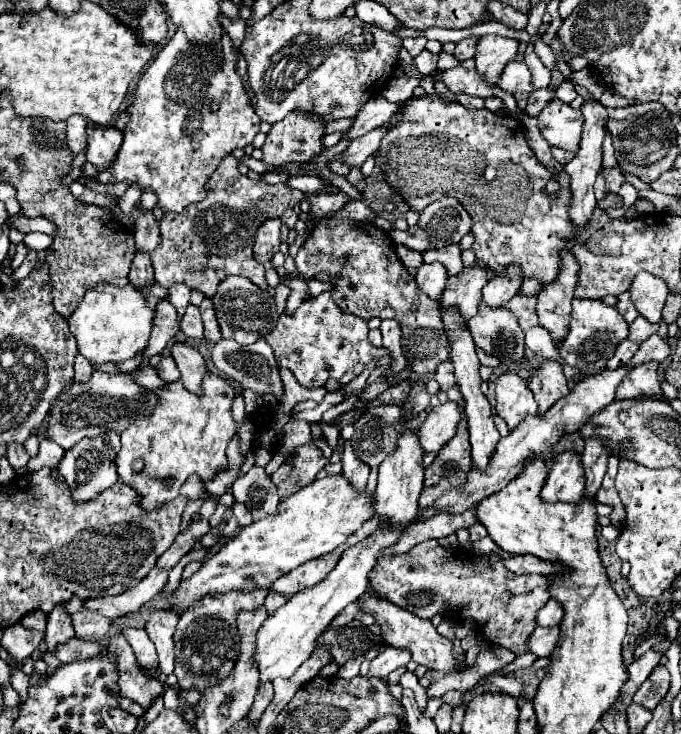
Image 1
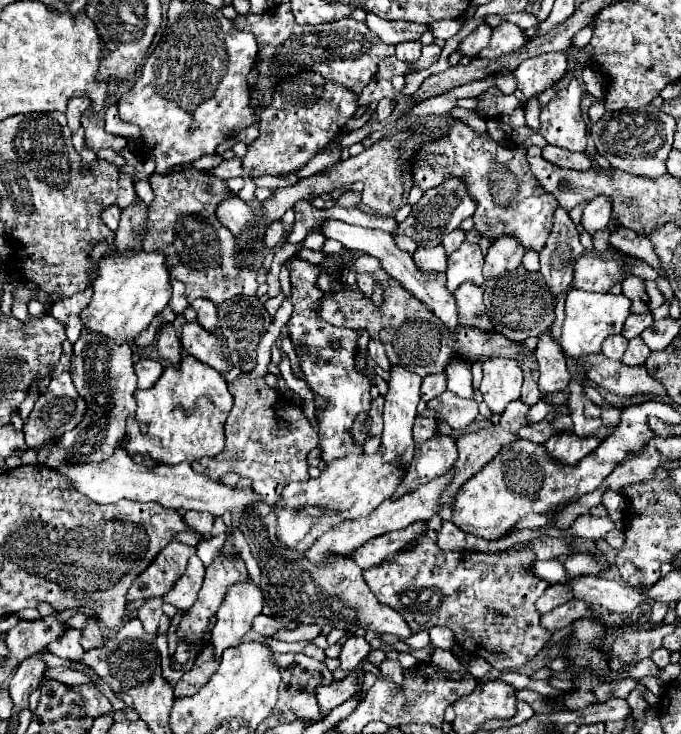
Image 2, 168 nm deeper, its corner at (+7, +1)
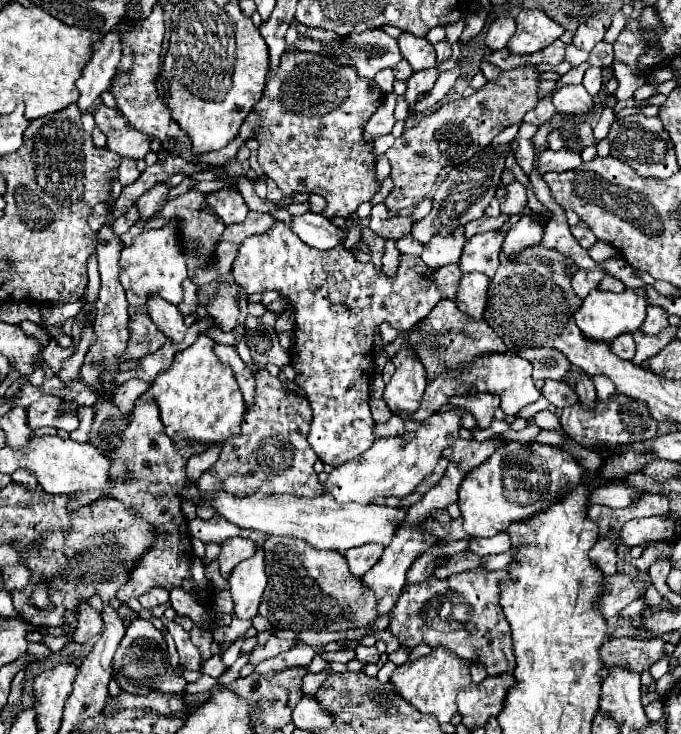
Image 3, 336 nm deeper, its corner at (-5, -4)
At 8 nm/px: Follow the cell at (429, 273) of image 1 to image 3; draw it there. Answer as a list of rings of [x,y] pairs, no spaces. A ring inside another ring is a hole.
[[[458,227],[448,237],[436,235],[436,237],[432,237],[430,243],[426,243],[424,253],[422,253],[422,261],[428,267],[444,267],[444,265],[460,263],[464,243],[466,243],[466,239],[464,239],[464,229],[462,227]]]

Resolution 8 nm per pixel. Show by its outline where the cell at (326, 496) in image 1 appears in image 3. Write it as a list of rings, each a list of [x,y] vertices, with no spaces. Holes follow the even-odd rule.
[[[434,413],[414,433],[404,433],[400,437],[378,439],[360,459],[348,461],[332,469],[328,481],[322,485],[324,493],[341,502],[353,501],[360,505],[372,503],[376,497],[406,497],[416,487],[432,475],[442,451],[458,439],[460,413]]]

